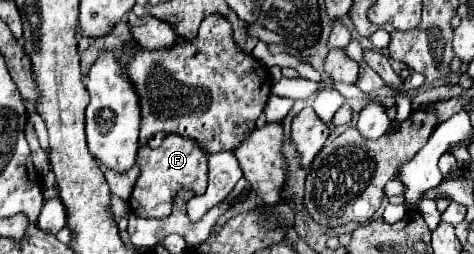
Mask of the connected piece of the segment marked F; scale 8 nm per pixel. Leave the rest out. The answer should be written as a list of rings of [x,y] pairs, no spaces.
[[[168,134],[158,148],[144,146],[138,150],[140,176],[130,196],[130,208],[140,218],[166,218],[172,212],[172,194],[176,186],[188,184],[196,190],[196,196],[203,195],[208,182],[208,154],[192,142],[192,138],[180,138],[178,134]]]

